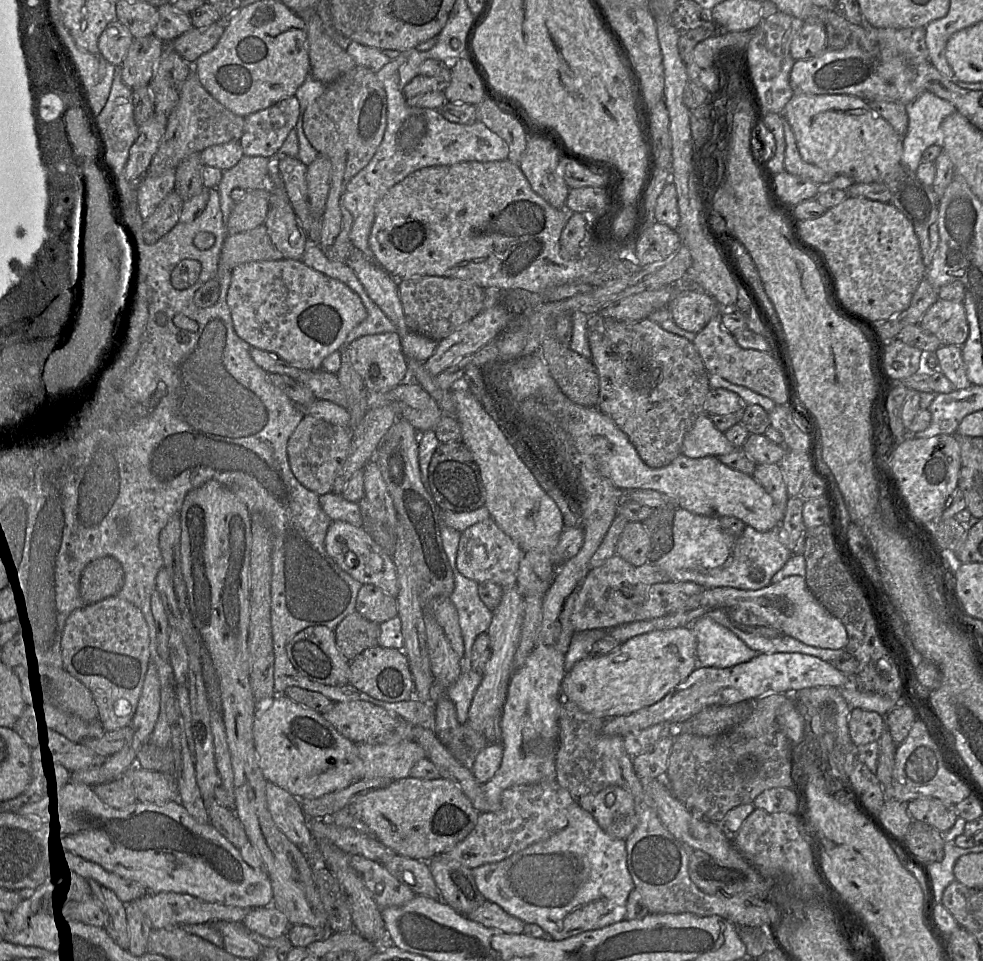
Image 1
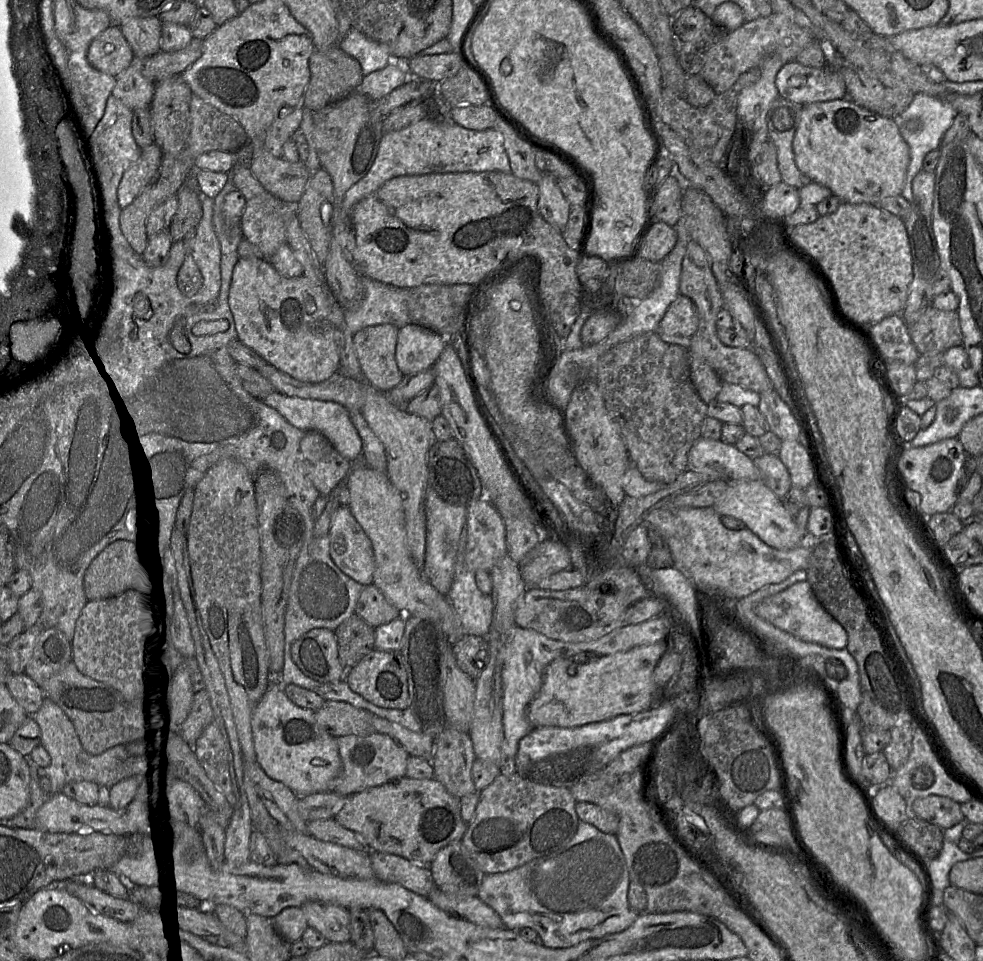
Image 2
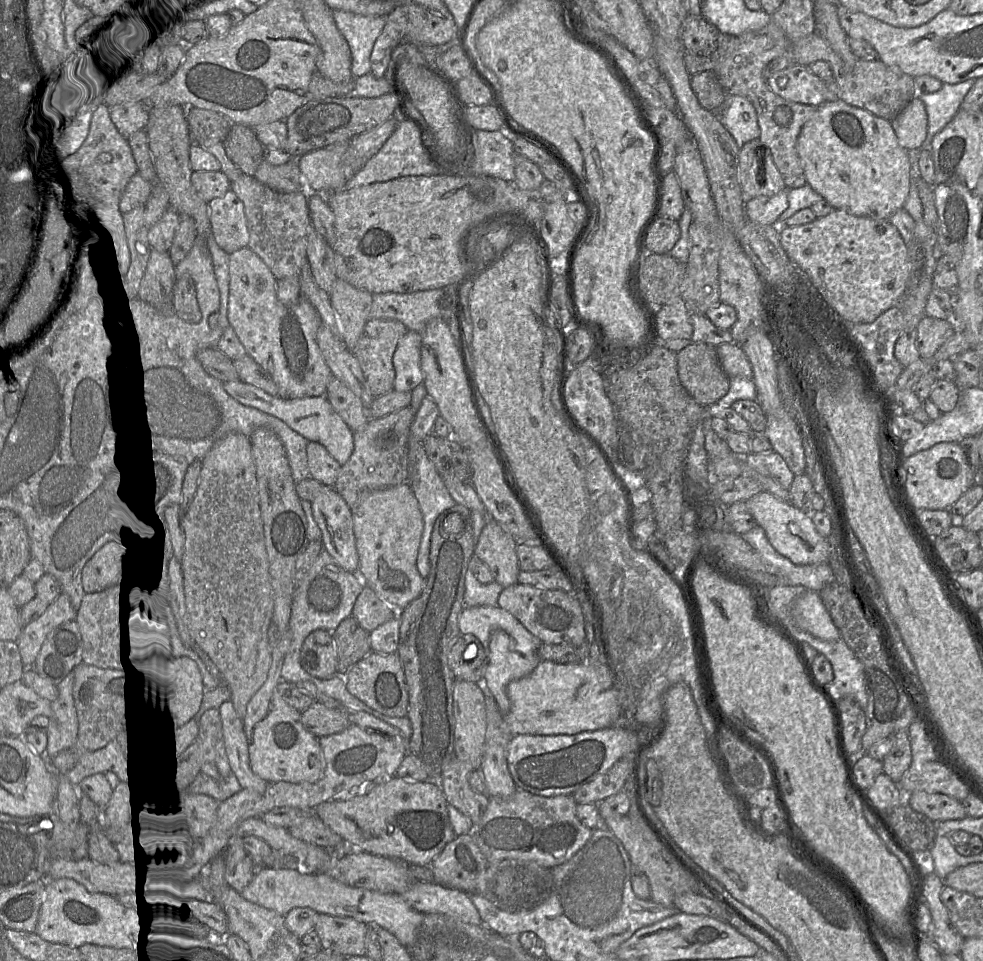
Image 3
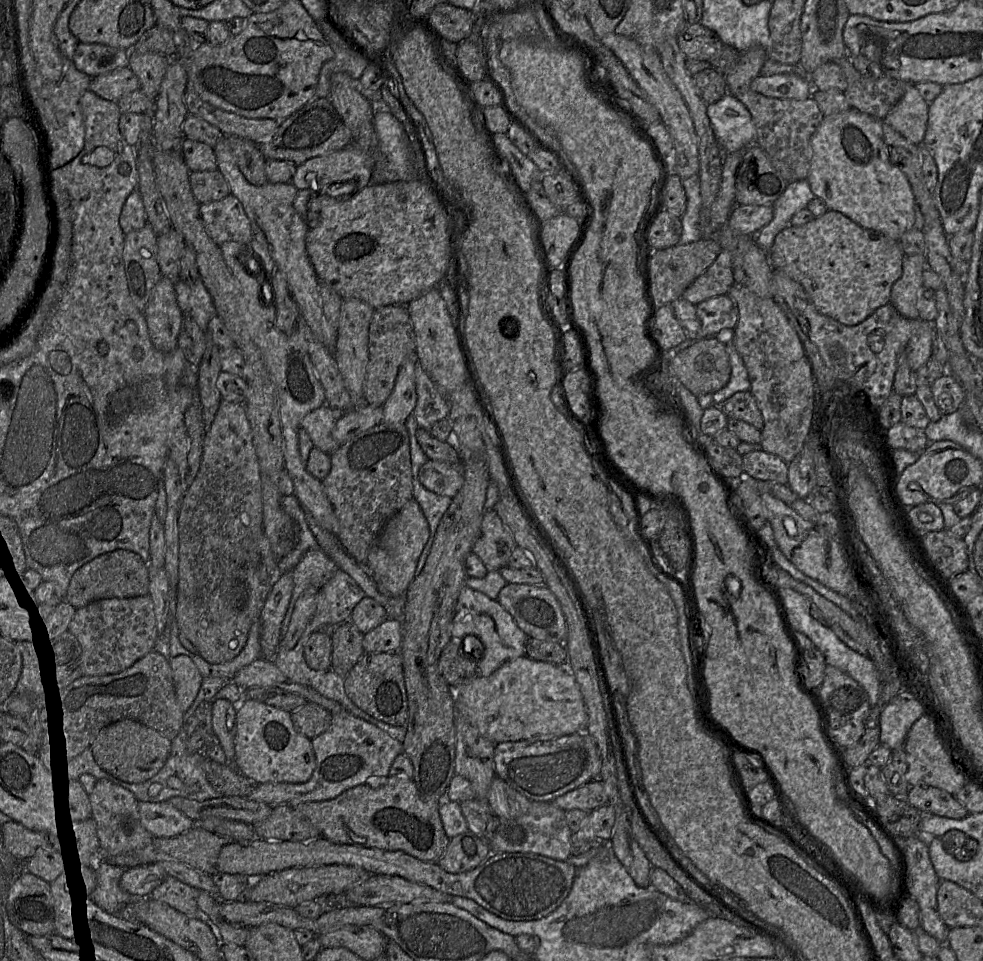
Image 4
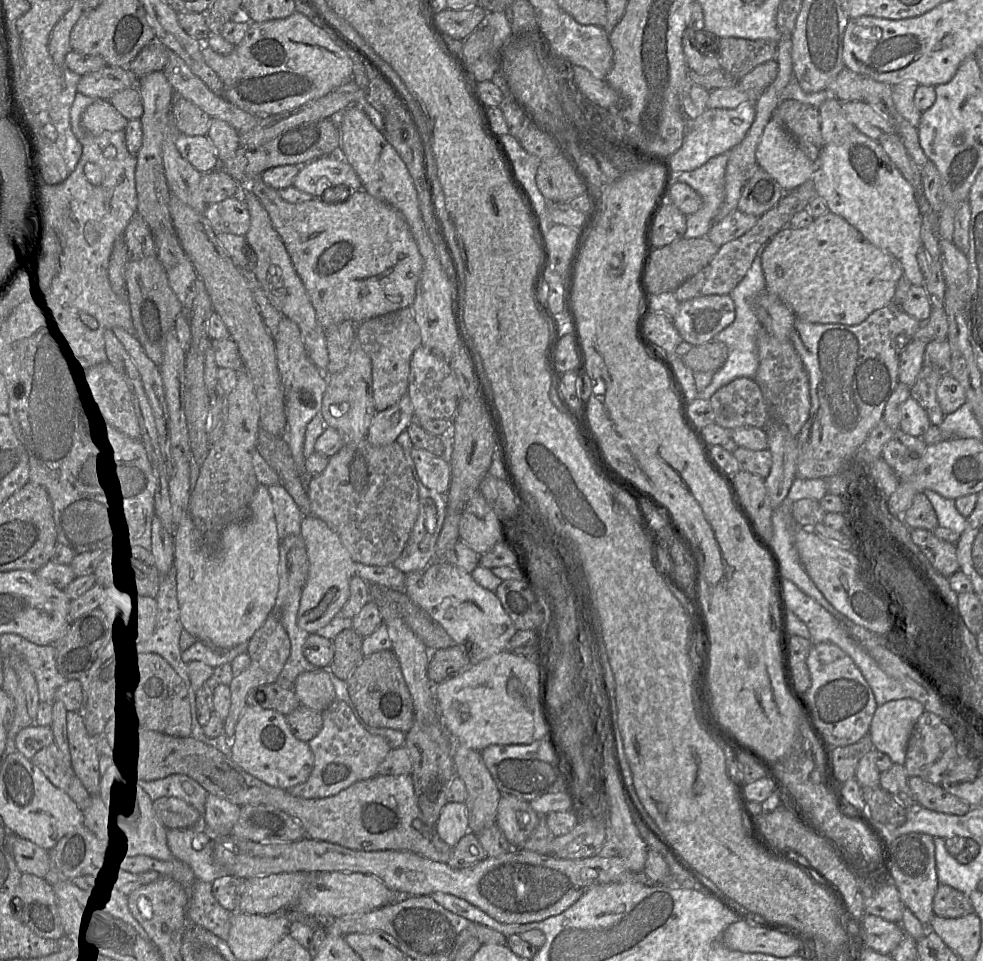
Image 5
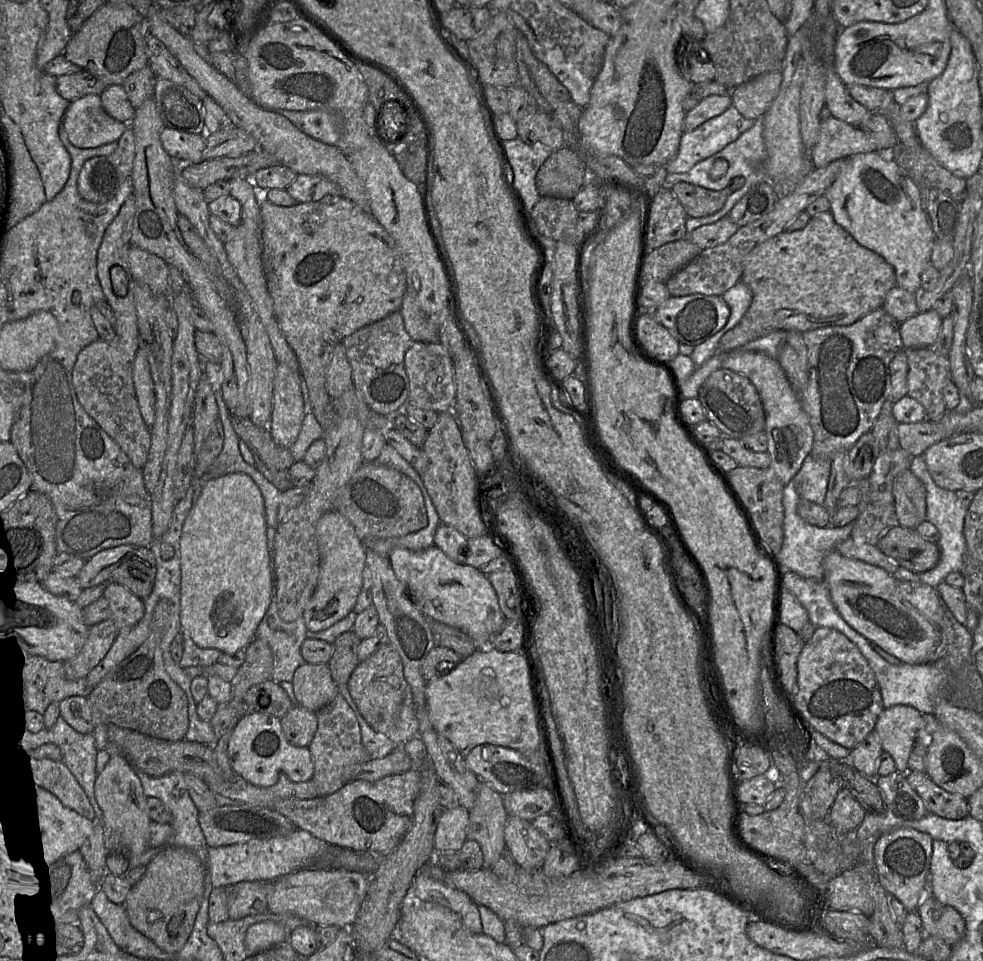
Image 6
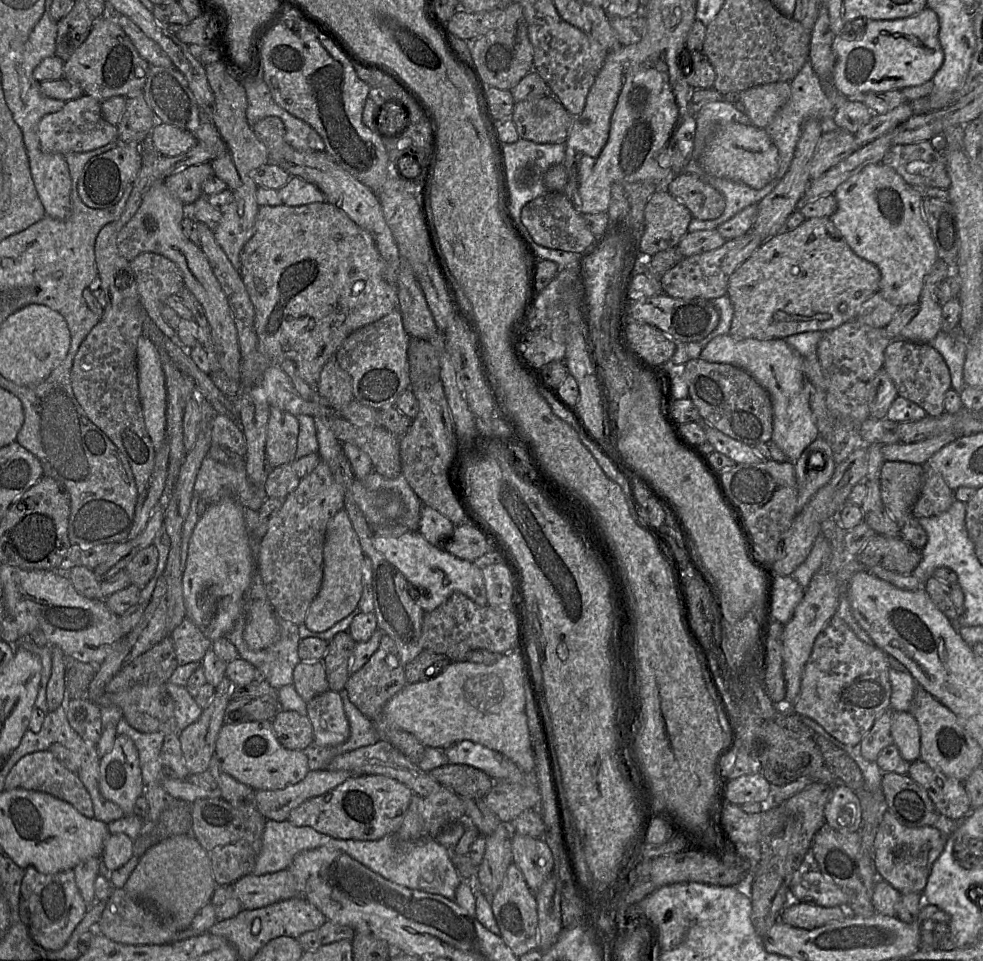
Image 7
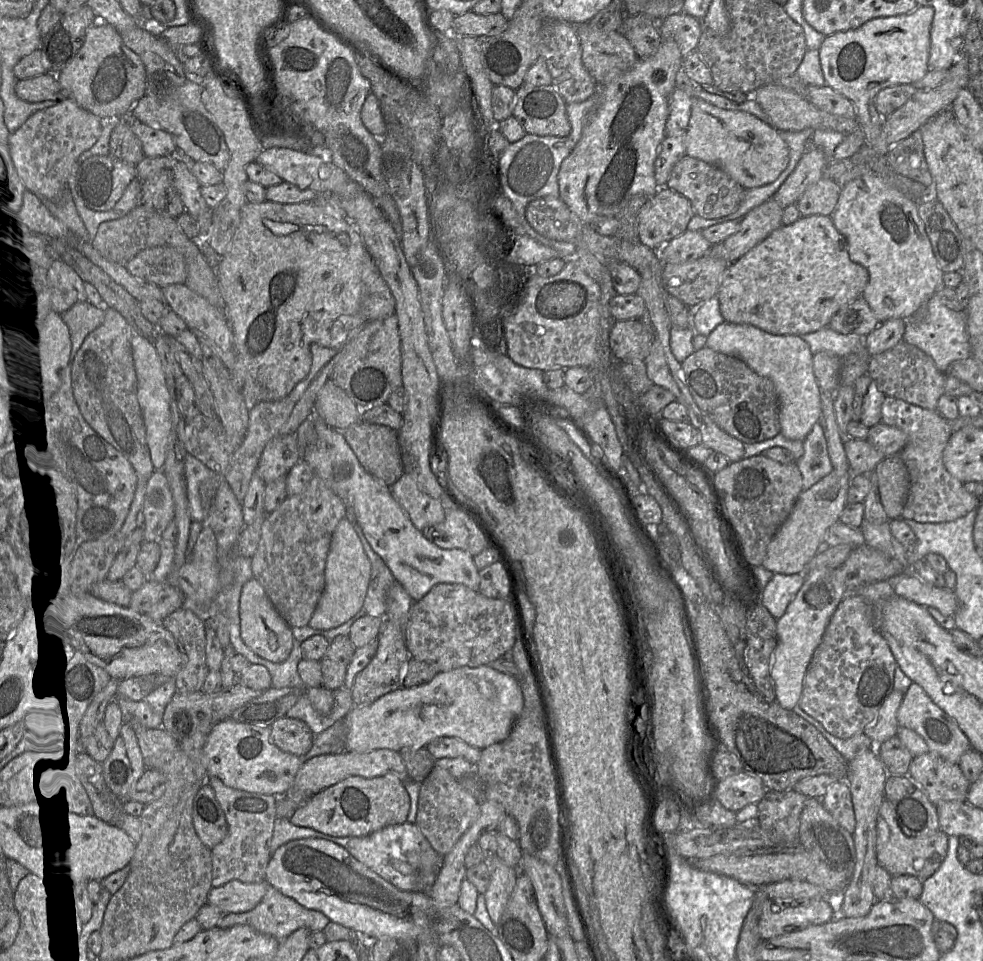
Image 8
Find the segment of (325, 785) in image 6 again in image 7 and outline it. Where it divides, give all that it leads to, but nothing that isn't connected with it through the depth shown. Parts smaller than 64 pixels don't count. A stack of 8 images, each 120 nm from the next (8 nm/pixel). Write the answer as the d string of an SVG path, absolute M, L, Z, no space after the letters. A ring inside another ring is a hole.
M330 689L317 695L307 703L307 716L313 727L313 743L318 746L335 746L345 742L350 727L345 715L342 695Z

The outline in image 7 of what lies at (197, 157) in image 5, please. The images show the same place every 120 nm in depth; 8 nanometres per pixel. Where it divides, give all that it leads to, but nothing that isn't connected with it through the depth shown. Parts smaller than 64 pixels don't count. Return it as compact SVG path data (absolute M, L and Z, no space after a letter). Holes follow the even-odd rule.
M160 122L155 123L149 140L160 155L168 157L181 155L198 144L192 132Z

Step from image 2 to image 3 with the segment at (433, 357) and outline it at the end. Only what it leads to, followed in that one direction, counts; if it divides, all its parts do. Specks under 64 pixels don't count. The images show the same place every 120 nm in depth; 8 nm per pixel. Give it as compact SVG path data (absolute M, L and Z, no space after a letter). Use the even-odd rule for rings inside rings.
M408 330L399 340L393 355L395 368L394 390L412 392L418 385L424 383L424 374L421 368L420 332Z

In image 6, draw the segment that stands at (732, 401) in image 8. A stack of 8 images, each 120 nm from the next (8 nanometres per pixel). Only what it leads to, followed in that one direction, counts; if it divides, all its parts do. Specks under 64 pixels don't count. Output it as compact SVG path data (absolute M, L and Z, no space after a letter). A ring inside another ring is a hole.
M720 368L714 371L701 385L697 399L701 402L706 419L713 423L725 437L742 439L765 431L765 413L761 398L745 376L735 371Z

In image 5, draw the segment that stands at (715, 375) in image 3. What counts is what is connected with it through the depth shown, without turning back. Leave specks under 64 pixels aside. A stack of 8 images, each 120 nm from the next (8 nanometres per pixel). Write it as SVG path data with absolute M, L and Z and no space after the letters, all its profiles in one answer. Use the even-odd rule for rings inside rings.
M707 342L694 346L681 357L692 371L716 372L725 364L728 358L728 348L723 342Z

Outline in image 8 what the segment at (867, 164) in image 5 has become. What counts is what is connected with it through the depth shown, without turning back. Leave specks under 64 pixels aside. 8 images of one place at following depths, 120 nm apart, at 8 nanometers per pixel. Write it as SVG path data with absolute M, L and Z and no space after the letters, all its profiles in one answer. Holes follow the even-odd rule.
M865 173L842 185L838 203L830 217L846 239L850 259L868 271L869 280L861 297L867 301L880 322L893 318L911 319L926 301L944 287L944 272L938 265L916 202L877 174Z

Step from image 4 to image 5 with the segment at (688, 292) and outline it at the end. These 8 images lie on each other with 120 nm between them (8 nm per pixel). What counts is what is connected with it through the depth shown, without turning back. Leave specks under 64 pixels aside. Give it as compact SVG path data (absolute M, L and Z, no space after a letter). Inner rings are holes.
M813 178L791 191L786 191L780 200L768 211L758 217L756 224L742 236L721 245L711 261L697 274L687 279L675 291L674 295L680 302L699 296L729 295L742 280L750 268L758 250L765 245L776 233L787 227L791 218L804 210L809 201L816 196Z

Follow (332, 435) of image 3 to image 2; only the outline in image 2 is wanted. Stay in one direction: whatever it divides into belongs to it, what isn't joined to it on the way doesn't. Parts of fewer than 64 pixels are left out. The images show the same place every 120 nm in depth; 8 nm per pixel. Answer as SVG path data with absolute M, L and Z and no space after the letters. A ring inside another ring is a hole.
M276 391L265 395L261 400L266 405L276 409L296 428L305 432L315 430L322 433L348 461L358 461L361 457L361 438L351 421L349 410L343 405L333 401L287 396Z

